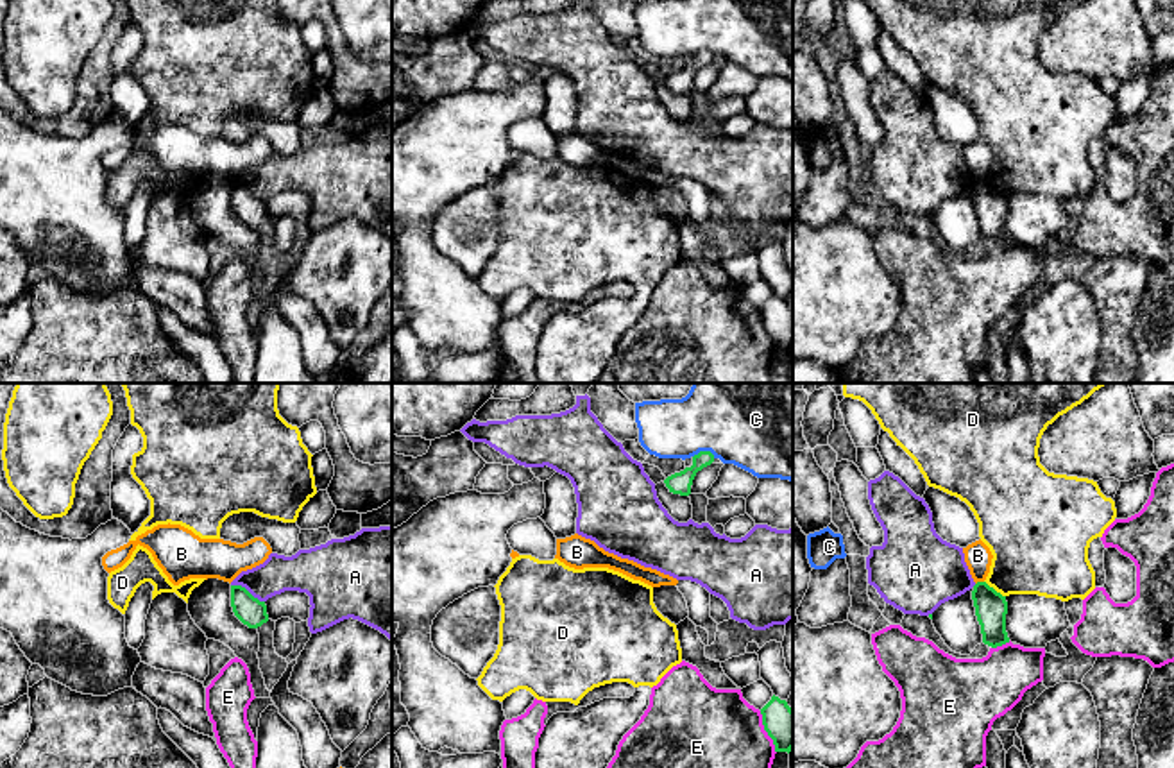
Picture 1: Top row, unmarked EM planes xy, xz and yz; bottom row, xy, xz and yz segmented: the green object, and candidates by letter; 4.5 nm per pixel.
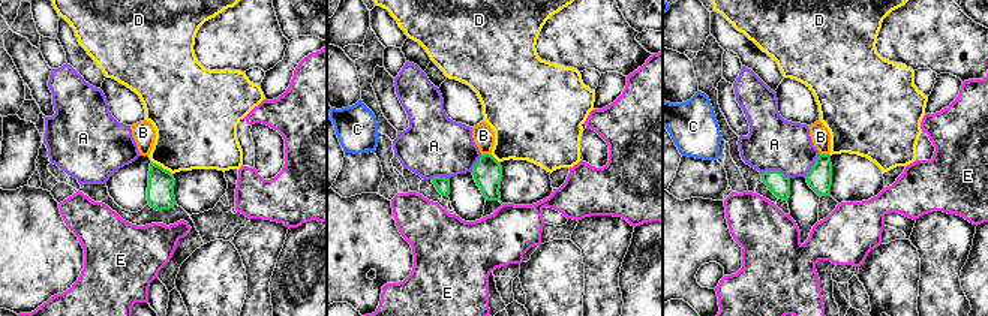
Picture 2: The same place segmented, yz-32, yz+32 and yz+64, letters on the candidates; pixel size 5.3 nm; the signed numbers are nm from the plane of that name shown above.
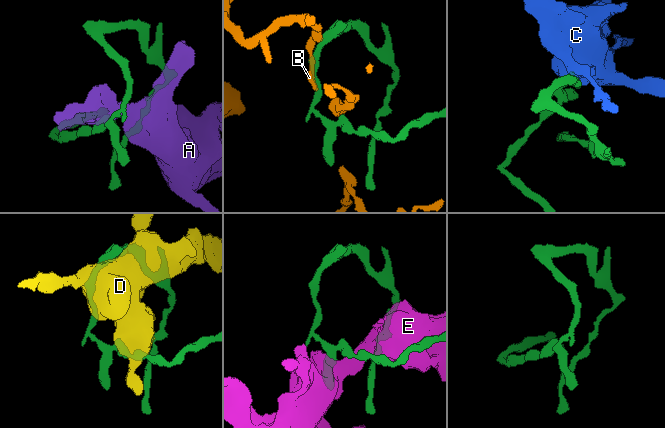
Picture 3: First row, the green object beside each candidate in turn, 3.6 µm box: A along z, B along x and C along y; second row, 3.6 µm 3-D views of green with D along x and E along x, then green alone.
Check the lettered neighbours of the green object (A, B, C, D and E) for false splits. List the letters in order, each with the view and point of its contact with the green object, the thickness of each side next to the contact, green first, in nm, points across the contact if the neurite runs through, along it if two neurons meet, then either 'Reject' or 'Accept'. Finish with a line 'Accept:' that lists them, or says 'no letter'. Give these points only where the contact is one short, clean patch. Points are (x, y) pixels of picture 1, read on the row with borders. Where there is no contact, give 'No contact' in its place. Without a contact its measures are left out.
A: Touches green at xy (246, 589). Thickness 130 nm (green) against 170 nm. Boundary: xy (231, 584), (244, 586), (263, 602). Reject
B: Touches green at yz (979, 582). Thickness 140 nm (green) against 120 nm. Boundary: yz (983, 580), (976, 584). Reject
C: Touches green at xz (704, 452). Thickness 100 nm (green) against 480 nm. Reject
D: Touches green at yz (994, 589). Thickness 140 nm (green) against 380 nm. Reject
E: Touches green at yz (1001, 645). Thickness 140 nm (green) against 300 nm. Reject
Accept: no letter

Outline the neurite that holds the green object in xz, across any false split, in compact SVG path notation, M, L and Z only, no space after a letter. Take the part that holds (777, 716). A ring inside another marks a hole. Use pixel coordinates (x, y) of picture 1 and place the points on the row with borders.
M771 696L771 700L761 709L762 725L768 736L773 739L775 752L793 750L793 709L786 700Z

